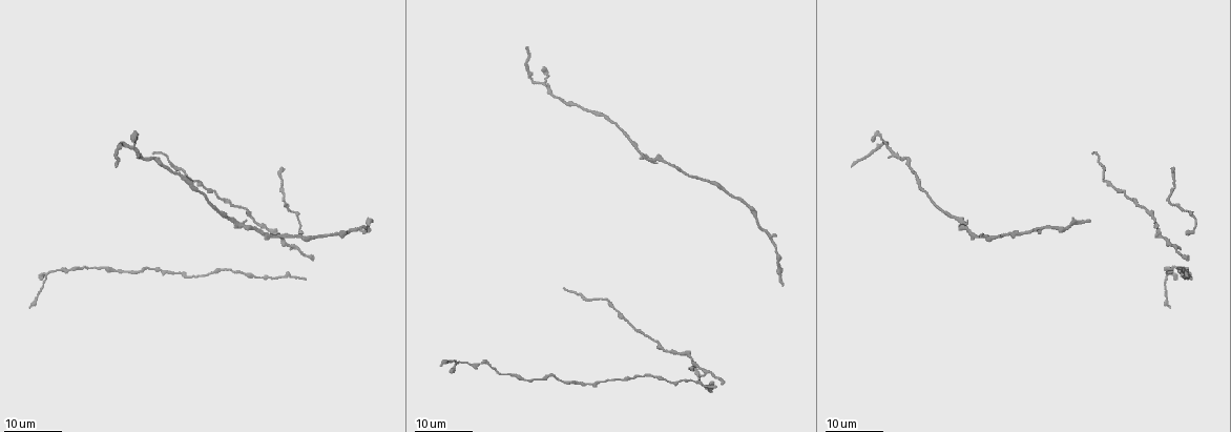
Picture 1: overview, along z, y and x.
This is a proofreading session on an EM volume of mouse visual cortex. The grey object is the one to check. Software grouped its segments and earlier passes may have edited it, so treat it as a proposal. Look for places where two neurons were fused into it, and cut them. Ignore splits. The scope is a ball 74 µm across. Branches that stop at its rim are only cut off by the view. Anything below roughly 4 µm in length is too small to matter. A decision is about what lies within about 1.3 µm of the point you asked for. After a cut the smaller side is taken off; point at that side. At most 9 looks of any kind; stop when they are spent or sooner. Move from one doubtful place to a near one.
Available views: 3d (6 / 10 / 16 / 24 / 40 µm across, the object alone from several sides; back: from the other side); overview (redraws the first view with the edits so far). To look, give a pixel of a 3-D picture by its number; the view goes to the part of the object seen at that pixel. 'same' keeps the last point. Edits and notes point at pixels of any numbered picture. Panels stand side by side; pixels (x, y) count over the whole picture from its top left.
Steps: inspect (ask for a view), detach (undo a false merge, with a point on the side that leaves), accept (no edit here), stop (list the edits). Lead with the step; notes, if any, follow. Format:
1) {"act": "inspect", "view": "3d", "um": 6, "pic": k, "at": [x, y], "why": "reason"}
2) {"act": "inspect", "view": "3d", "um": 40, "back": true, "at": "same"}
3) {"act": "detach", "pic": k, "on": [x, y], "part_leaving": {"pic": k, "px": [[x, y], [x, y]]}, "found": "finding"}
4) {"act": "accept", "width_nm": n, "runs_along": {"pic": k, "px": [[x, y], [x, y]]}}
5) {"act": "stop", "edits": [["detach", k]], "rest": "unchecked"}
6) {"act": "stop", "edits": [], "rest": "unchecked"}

{"act": "inspect", "view": "3d", "um": 24, "pic": 1, "at": [688, 356]}

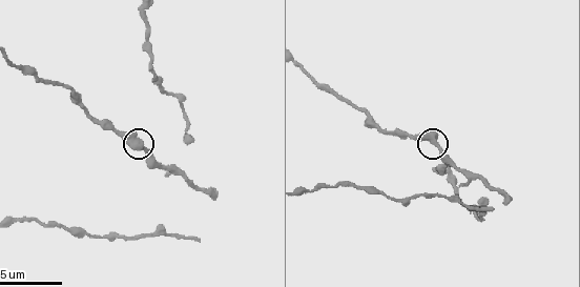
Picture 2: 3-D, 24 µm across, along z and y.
{"act": "inspect", "view": "3d", "um": 6, "pic": 2, "at": [433, 140]}

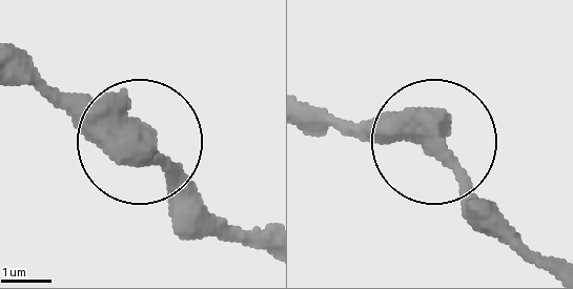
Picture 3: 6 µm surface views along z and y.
{"act": "accept", "found": "all the same neuron"}

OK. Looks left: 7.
{"act": "inspect", "view": "3d", "um": 16, "pic": 1, "at": [511, 373], "why": "calibre changes"}

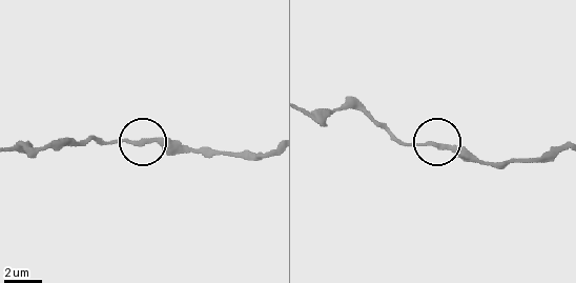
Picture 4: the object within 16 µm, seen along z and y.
{"act": "inspect", "view": "3d", "um": 6, "pic": 4, "at": [443, 145], "why": "closer look"}

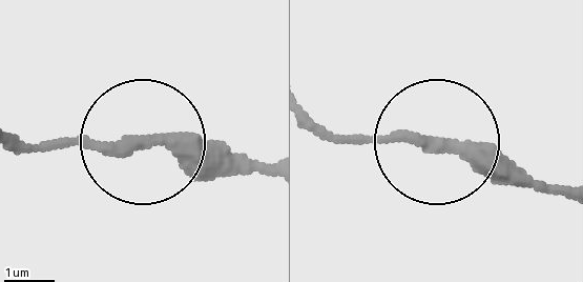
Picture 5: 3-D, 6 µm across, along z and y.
{"act": "accept", "width_nm": 310, "runs_along": {"pic": 5, "px": [[271, 169], [208, 169], [158, 145], [20, 145]]}, "found": "one neuron here"}

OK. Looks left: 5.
{"act": "inspect", "view": "3d", "um": 24, "pic": 1, "at": [467, 361]}

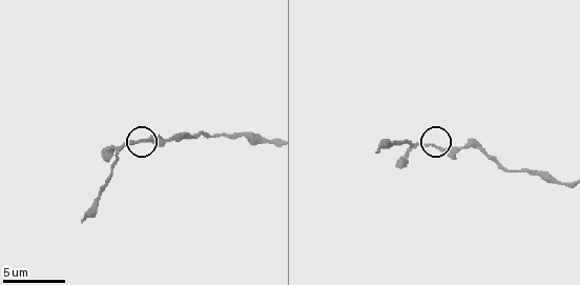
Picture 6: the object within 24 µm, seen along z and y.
{"act": "inspect", "view": "3d", "um": 6, "pic": 6, "at": [141, 142]}

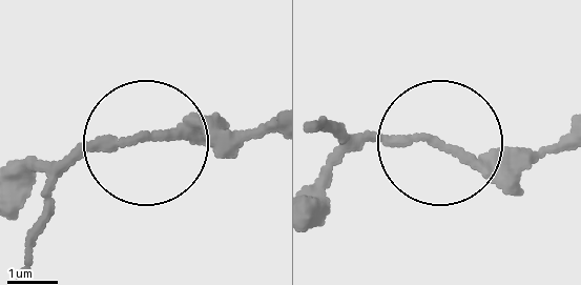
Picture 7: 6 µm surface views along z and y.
{"act": "accept", "found": "all the same neuron"}

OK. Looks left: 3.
{"act": "inspect", "view": "3d", "um": 16, "pic": 1, "at": [130, 146], "why": "small branch off a trunk"}

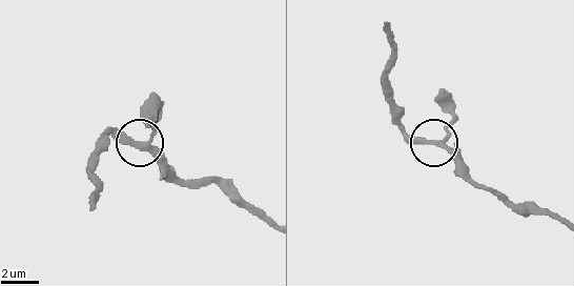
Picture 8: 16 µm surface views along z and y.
{"act": "inspect", "view": "3d", "um": 10, "pic": 8, "at": [147, 145]}

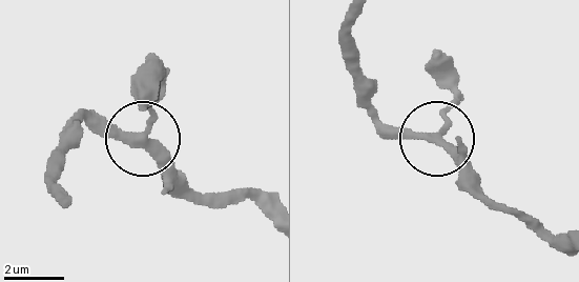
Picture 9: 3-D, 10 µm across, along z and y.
{"act": "accept", "arms": 3, "runs_along": {"pic": 9, "px": [[562, 249], [495, 206], [437, 141], [457, 81]]}, "found": "continuous, no second neuron"}

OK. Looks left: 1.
{"act": "stop", "edits": [], "rest": "unchecked"}

